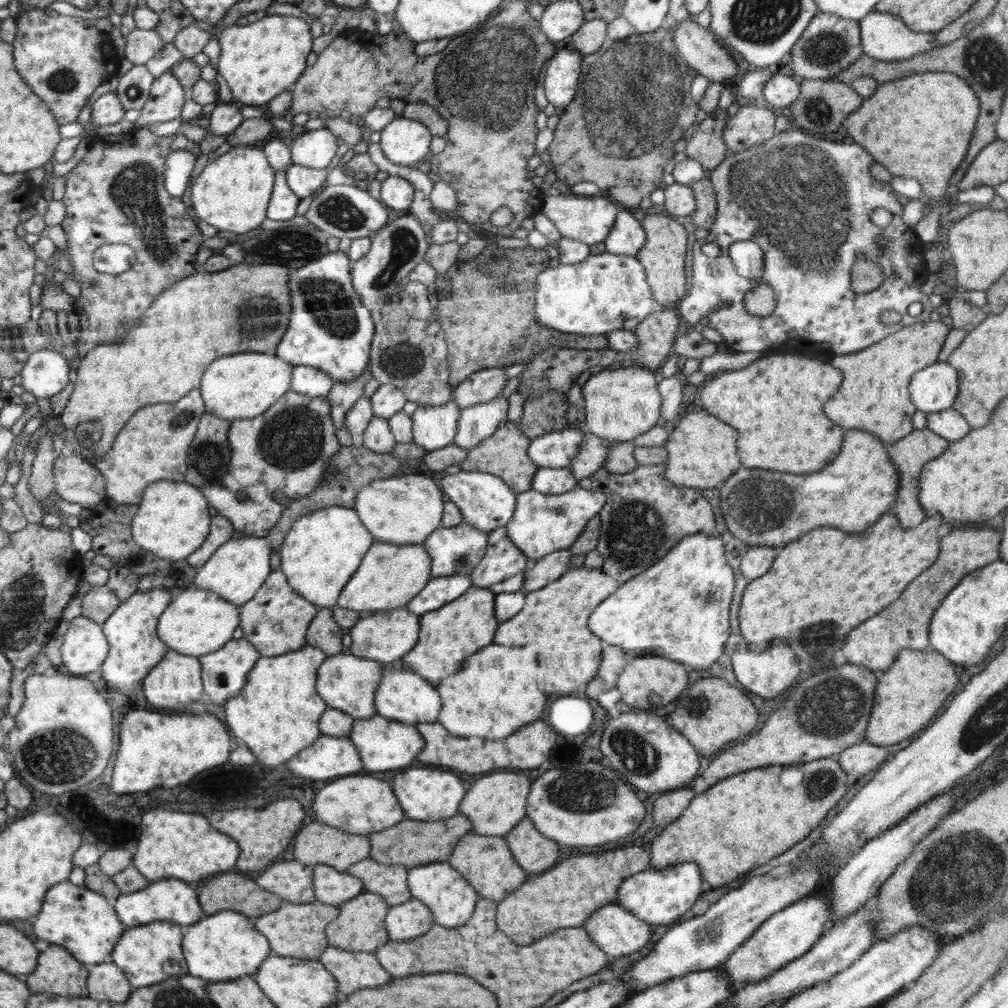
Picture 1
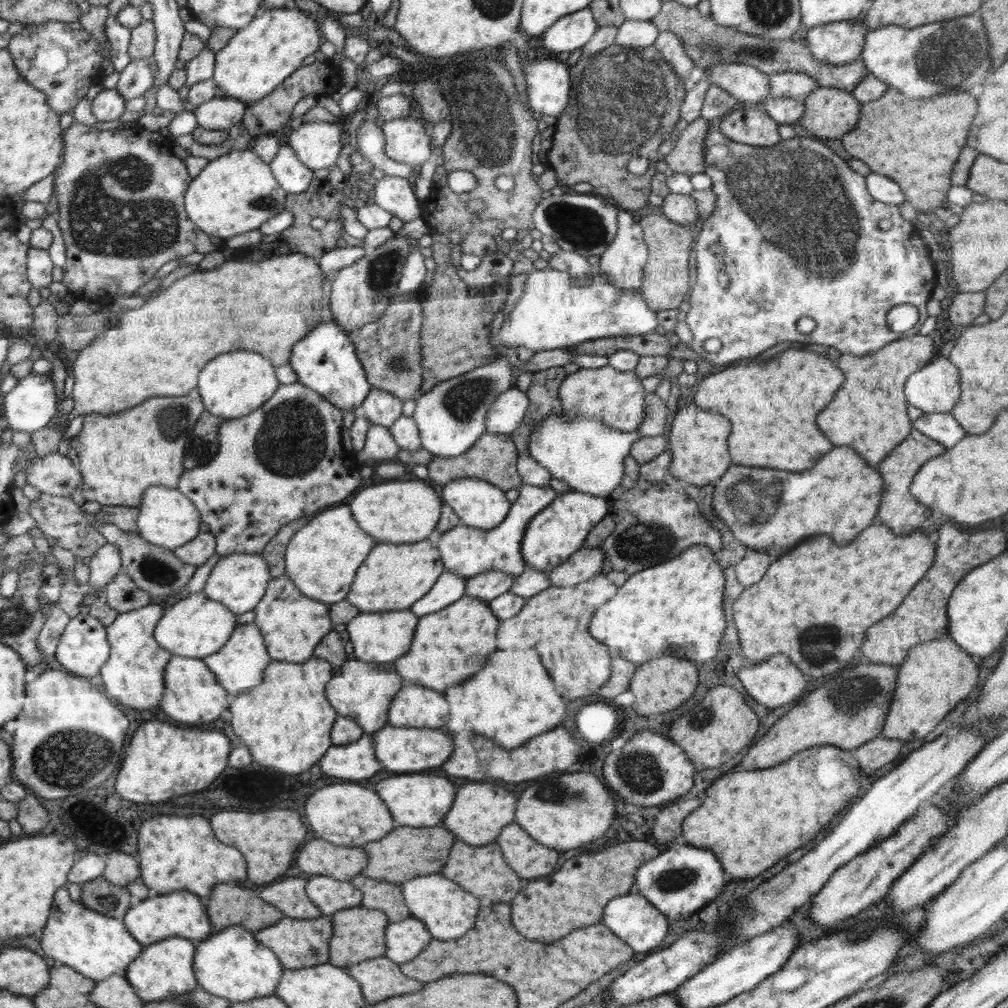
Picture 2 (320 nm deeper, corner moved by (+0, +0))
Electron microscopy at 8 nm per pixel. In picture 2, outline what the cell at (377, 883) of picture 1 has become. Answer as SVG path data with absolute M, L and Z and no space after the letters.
M356 875L351 883L363 892L360 906L370 910L381 910L390 923L402 922L410 914L403 899L401 885L382 880L374 880L362 875Z

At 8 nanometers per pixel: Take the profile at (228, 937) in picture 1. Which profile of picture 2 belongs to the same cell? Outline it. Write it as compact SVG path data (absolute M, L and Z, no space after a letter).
M240 925L225 928L218 934L212 933L208 938L199 941L195 953L194 969L199 987L220 998L227 998L231 1003L248 1002L276 994L277 986L284 973L284 966L275 951L271 947L264 946L250 930Z

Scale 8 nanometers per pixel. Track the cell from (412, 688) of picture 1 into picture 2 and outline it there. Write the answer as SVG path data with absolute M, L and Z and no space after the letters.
M404 686L398 690L388 709L388 724L410 728L432 729L449 721L449 704L443 694L422 686Z

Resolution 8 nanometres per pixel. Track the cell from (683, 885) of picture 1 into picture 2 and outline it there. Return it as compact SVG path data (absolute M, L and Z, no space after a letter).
M688 844L672 845L640 866L635 874L634 890L669 919L687 920L719 896L729 881L720 861L710 850L700 850L700 847Z

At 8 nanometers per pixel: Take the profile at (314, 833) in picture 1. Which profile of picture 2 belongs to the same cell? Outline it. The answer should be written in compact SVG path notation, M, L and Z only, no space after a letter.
M310 836L308 844L300 850L298 868L313 876L330 876L351 882L368 864L362 848L342 847L327 840Z

